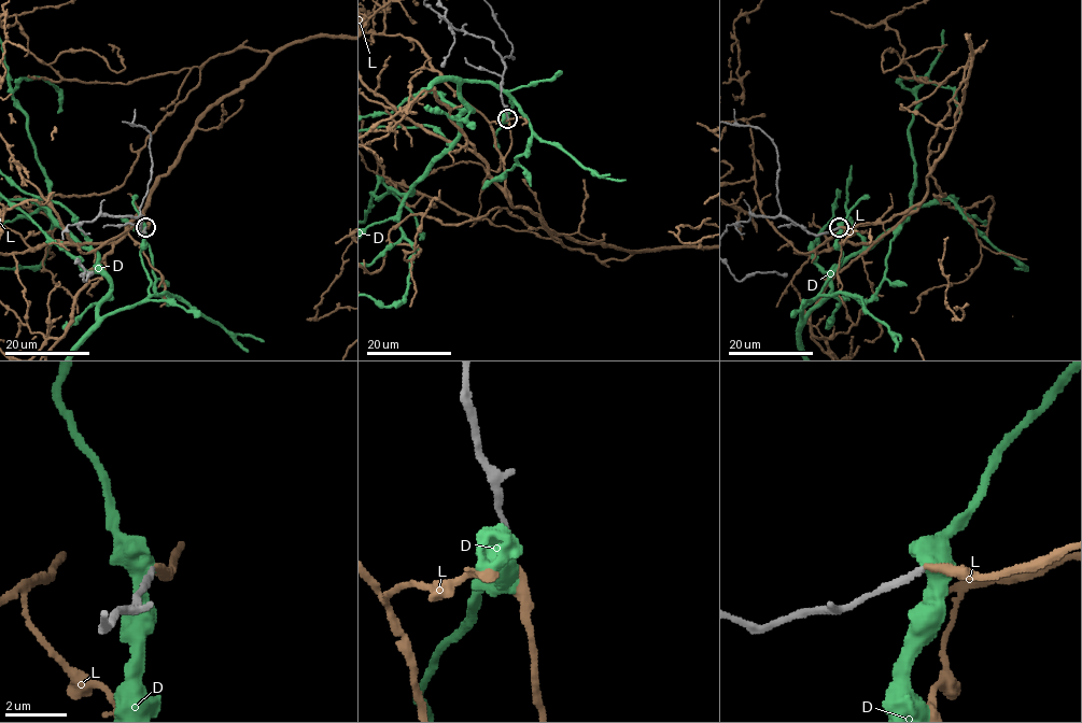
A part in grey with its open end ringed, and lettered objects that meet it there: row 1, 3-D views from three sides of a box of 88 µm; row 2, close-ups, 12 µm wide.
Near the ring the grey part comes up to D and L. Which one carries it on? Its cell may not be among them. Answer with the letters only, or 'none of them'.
L

